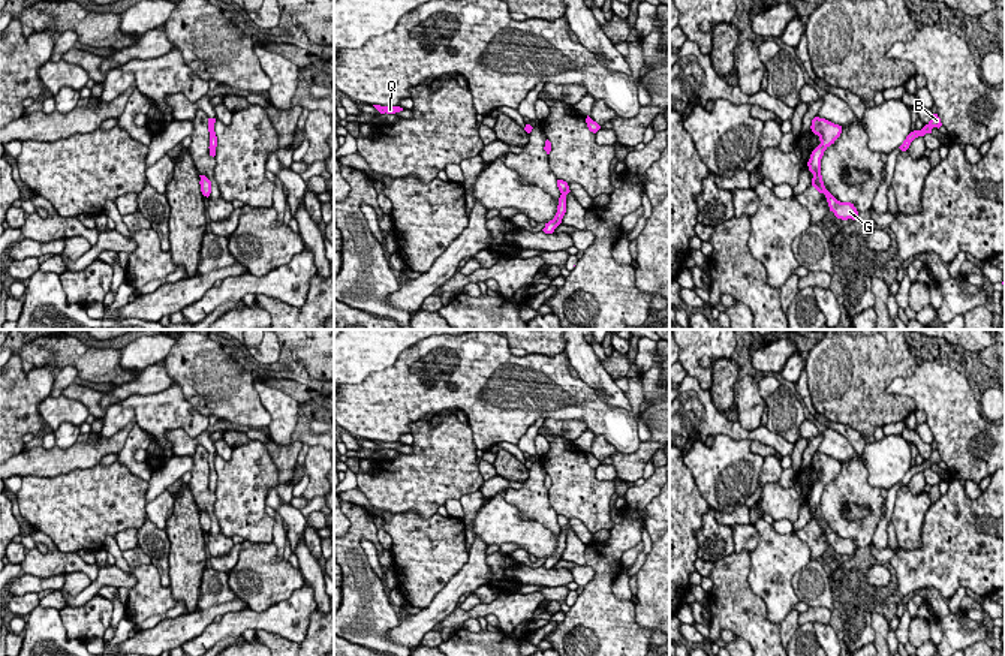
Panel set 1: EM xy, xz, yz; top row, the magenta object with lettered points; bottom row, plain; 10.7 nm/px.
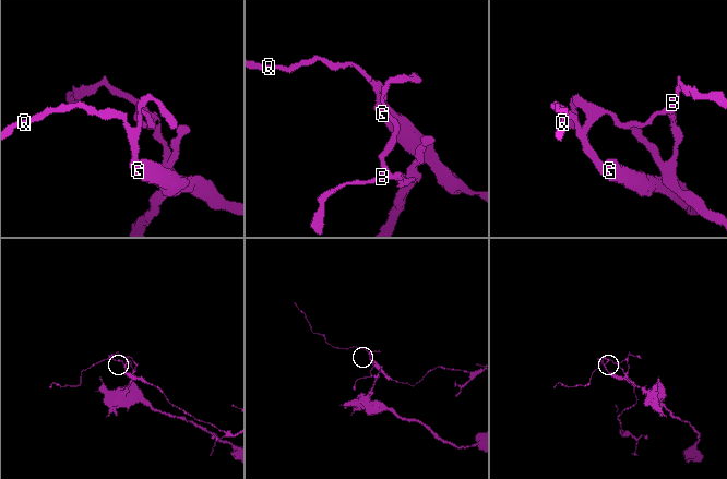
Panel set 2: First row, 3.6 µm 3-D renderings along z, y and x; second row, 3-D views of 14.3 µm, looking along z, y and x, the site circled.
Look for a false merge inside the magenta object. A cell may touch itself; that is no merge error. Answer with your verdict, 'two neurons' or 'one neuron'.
two neurons

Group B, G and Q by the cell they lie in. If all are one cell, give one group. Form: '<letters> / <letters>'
B / G Q

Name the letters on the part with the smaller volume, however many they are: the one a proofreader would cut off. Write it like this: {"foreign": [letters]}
{"foreign": ["G", "Q"]}

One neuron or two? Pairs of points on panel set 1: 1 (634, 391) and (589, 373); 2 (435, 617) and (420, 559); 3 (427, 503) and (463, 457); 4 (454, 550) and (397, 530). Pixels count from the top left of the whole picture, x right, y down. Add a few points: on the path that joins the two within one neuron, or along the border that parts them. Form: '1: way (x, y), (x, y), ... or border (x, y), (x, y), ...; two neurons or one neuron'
1: border (589, 385), (601, 390), (610, 405), (631, 409); two neurons
2: border (454, 575), (421, 610); two neurons
3: way (429, 492), (451, 469); one neuron
4: way (441, 550), (424, 550), (411, 536); one neuron

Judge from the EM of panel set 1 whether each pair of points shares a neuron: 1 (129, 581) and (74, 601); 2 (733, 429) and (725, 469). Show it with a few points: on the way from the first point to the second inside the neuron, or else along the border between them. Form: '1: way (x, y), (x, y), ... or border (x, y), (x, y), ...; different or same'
1: way (116, 580), (102, 580), (87, 593); same
2: border (715, 435), (728, 435), (737, 441); different

